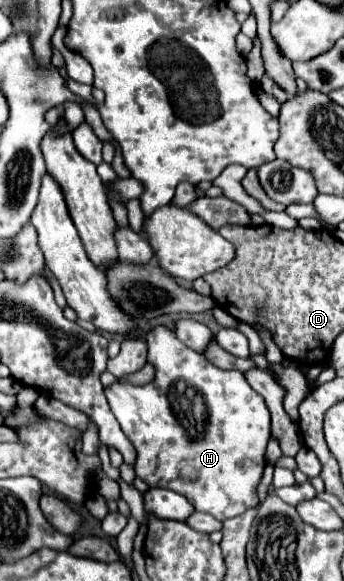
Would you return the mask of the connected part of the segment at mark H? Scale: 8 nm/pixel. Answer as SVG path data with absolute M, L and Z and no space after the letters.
M155 327L147 335L149 363L155 363L155 379L147 385L115 381L105 387L105 397L123 433L137 451L133 469L149 487L165 487L181 493L195 511L209 513L219 521L237 517L259 505L257 485L263 477L265 447L271 437L271 417L267 405L251 391L243 373L225 371L209 363L201 353L181 343L167 327Z

